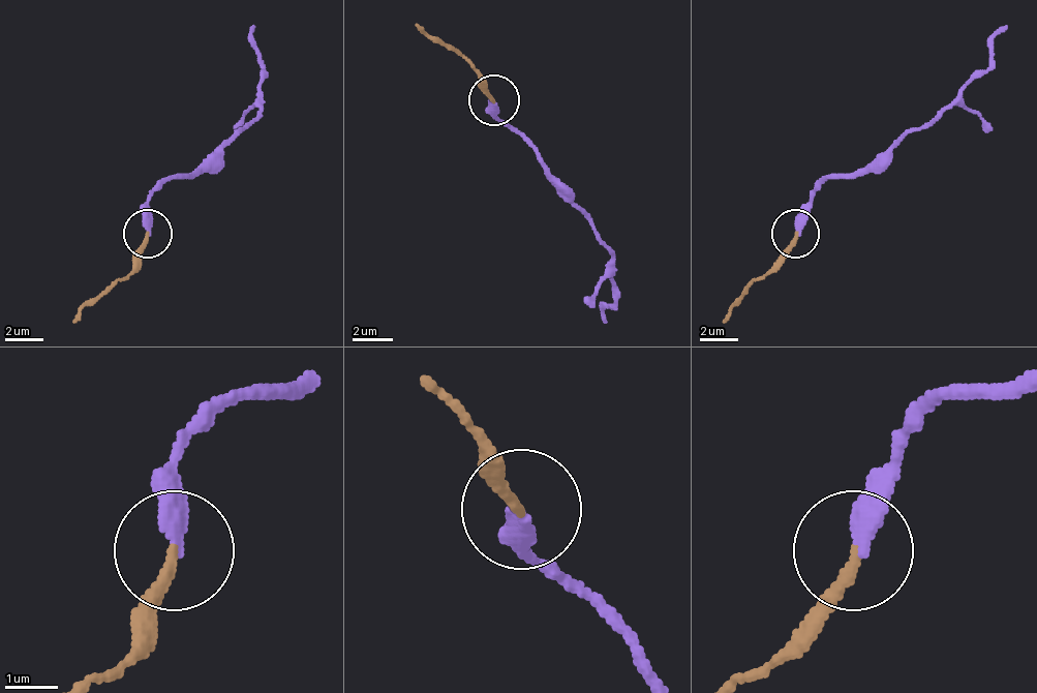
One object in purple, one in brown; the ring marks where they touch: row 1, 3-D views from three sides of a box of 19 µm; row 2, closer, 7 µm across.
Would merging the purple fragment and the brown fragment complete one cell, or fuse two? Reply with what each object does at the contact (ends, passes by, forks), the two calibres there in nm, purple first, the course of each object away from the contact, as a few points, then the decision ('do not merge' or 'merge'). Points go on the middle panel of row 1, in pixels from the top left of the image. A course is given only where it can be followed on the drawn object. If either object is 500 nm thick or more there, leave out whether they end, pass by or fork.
purple ends there; brown ends there; 380 nm thick on the purple side, 200 nm on the other; purple runs (492, 99), (502, 119), (608, 255), (613, 301), (603, 311), (608, 321); brown runs (492, 99), (487, 84), (417, 23); do not merge

